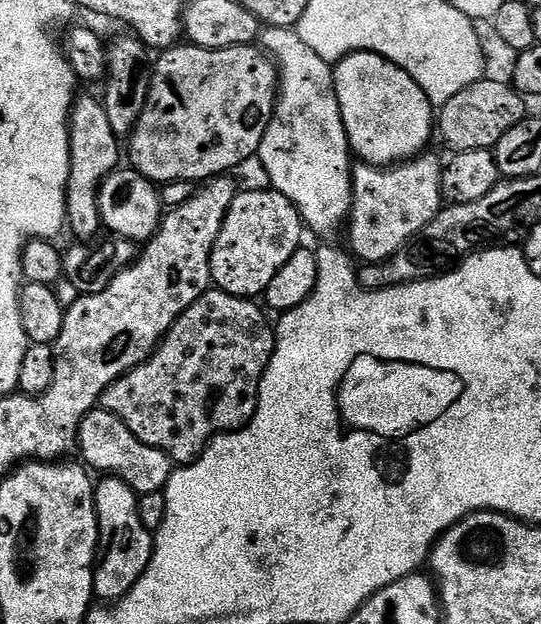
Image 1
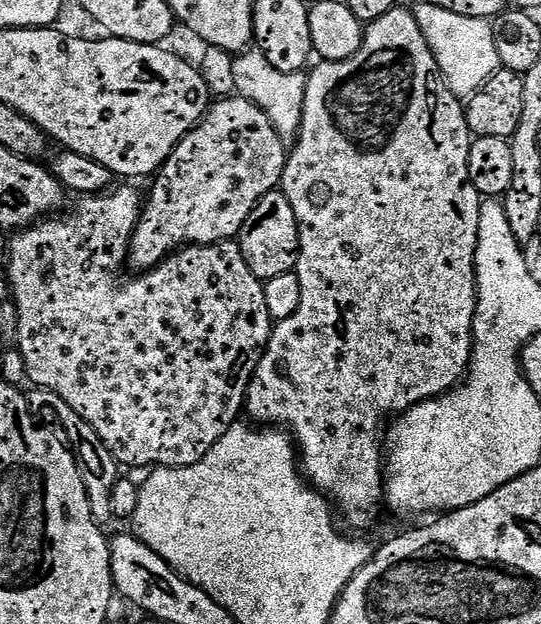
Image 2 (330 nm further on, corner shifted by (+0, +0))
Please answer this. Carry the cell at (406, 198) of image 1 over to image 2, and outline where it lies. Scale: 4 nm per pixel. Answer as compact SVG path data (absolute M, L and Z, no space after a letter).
M397 6L389 10L386 14L382 14L382 18L371 21L365 27L364 41L358 51L350 58L345 60L320 60L317 63L317 68L313 67L307 73L308 85L306 86L306 102L302 110L302 126L300 127L300 134L294 141L296 149L287 153L284 161L284 173L280 179L280 188L283 191L284 197L290 202L290 206L294 206L294 218L298 218L298 230L300 231L300 253L296 259L296 267L294 269L298 282L302 286L302 302L298 302L298 310L294 310L294 314L290 314L290 318L279 321L272 329L272 337L268 340L268 345L264 351L264 356L258 362L256 373L252 376L252 381L248 387L248 398L246 401L247 415L252 415L253 421L259 422L264 426L283 426L294 437L295 443L298 445L298 464L302 469L303 475L306 477L309 484L318 492L324 493L329 501L334 505L335 511L340 512L353 524L356 528L364 528L367 524L372 524L376 520L376 515L380 512L380 504L382 508L382 501L386 496L386 424L384 428L384 419L387 418L388 412L391 414L399 414L405 412L408 408L413 408L415 404L420 404L424 400L432 400L436 396L441 396L443 392L449 392L452 388L457 387L463 381L469 364L472 363L472 349L474 341L472 339L472 327L474 326L474 318L476 317L476 247L478 246L478 218L480 217L480 205L482 197L478 194L478 190L474 190L474 186L470 182L470 170L468 169L468 159L470 158L470 146L473 142L473 135L468 128L466 122L466 114L464 113L465 105L462 103L461 97L455 96L448 88L448 83L445 82L444 76L440 73L438 62L434 58L434 54L430 50L430 46L426 42L426 34L422 34L422 30L418 26L415 15L411 11L408 12L403 6Z

